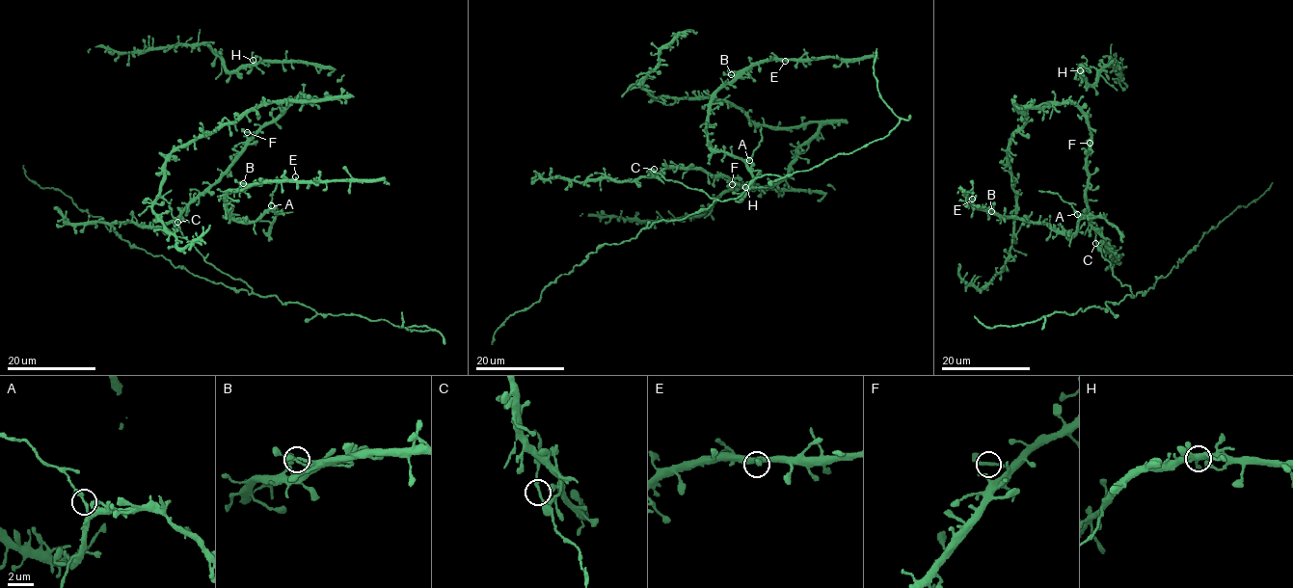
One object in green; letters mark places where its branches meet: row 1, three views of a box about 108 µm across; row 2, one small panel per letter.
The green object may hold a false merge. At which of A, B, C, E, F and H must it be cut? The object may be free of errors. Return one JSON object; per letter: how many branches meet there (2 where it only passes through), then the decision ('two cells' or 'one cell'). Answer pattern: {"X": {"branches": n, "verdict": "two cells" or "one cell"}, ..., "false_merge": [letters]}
{"A": {"branches": 2, "verdict": "two cells"}, "B": {"branches": 2, "verdict": "one cell"}, "C": {"branches": 2, "verdict": "one cell"}, "E": {"branches": 2, "verdict": "one cell"}, "F": {"branches": 2, "verdict": "one cell"}, "H": {"branches": 2, "verdict": "one cell"}, "false_merge": ["A"]}

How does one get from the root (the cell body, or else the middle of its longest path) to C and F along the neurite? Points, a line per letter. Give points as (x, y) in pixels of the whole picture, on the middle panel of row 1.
C: (706, 172), (668, 166), (655, 176), (654, 169)
F: (706, 172), (728, 178), (738, 184), (732, 184)

